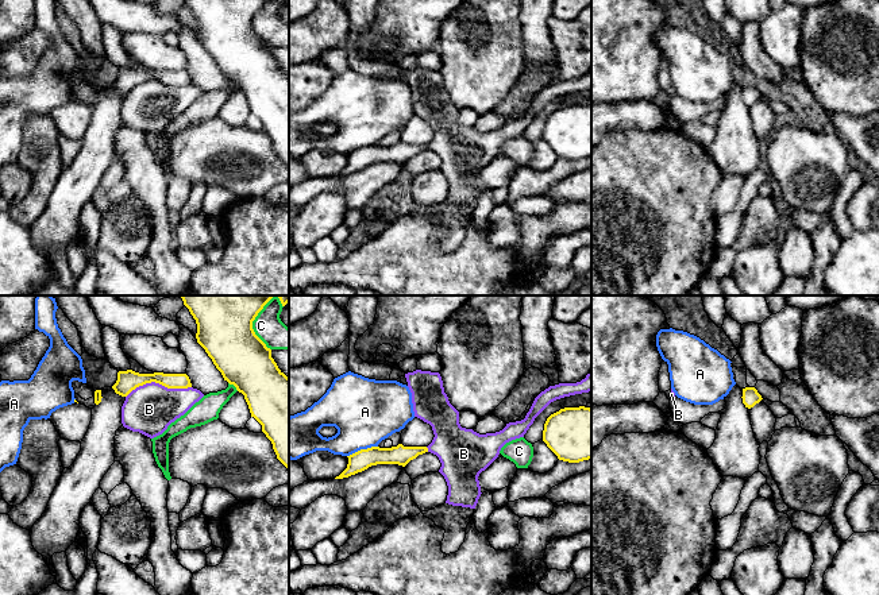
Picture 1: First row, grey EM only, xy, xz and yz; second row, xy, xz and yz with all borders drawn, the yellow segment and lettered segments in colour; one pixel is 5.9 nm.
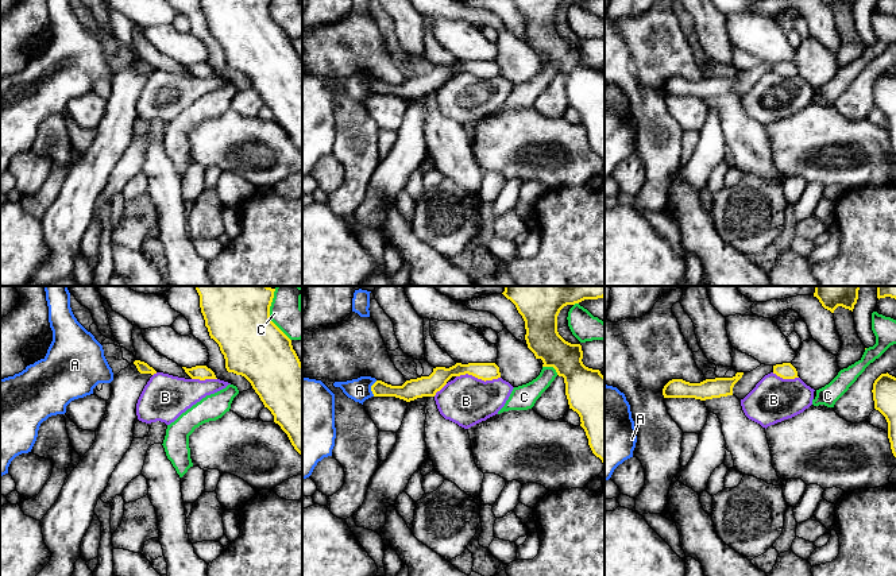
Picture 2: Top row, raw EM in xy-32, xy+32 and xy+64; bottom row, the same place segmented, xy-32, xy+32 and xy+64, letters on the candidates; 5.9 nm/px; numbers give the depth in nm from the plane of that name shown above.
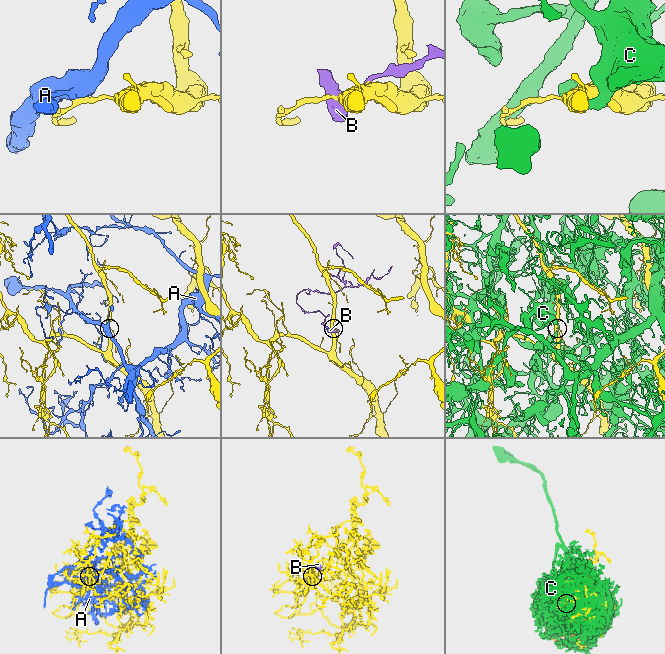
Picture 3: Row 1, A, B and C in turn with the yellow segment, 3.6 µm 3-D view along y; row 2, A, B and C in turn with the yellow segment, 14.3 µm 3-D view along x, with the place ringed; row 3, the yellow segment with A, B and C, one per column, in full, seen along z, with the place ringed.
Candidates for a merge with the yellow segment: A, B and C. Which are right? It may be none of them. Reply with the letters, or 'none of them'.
none of them

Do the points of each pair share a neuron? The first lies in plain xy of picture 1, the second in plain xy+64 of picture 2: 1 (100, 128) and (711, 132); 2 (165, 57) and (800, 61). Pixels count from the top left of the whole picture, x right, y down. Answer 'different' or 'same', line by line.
1: same
2: different

